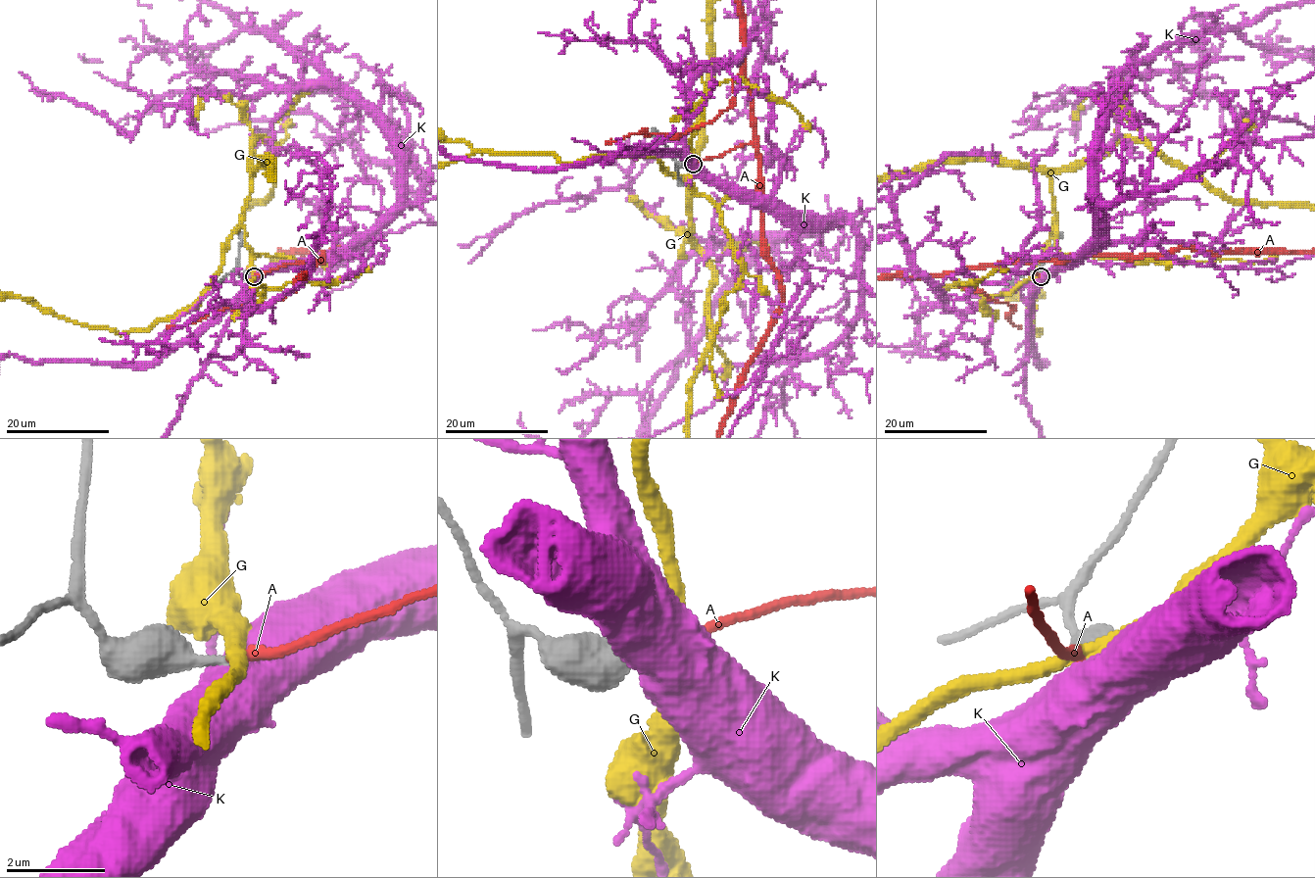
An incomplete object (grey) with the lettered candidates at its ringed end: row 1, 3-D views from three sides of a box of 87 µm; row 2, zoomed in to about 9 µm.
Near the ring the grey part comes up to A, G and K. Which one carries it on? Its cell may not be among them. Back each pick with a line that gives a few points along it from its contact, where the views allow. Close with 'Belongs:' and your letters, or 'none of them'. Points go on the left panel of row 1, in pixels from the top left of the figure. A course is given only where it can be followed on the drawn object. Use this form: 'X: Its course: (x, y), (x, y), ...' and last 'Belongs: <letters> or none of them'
A: Its course: (254, 275), (316, 263), (286, 287), (273, 330), (258, 334), (170, 249)
Belongs: A

